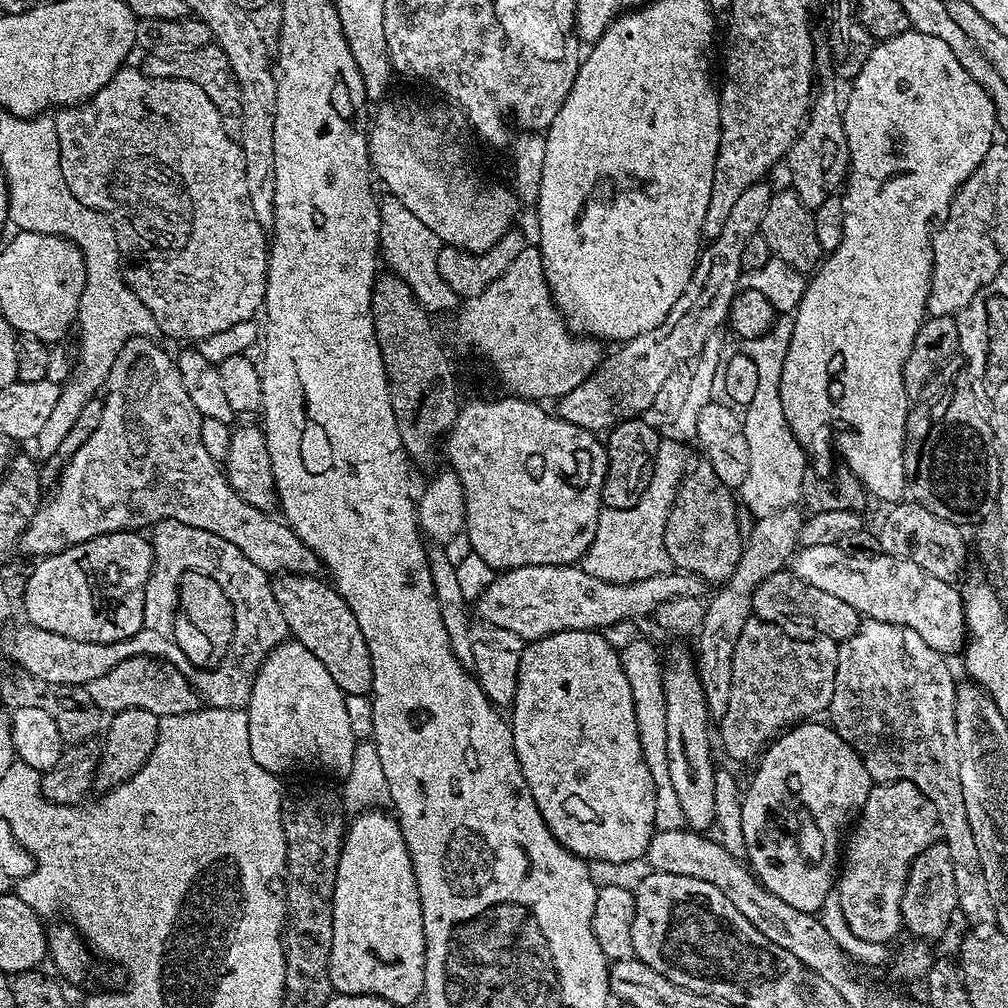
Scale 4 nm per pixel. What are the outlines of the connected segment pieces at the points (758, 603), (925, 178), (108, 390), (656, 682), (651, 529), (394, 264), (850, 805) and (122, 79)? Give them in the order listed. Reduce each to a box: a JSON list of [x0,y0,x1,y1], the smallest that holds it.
[[752,571,854,641],[780,30,997,502],[22,336,322,573],[606,622,685,830],[582,439,689,584],[379,195,458,309],[740,722,874,914],[54,66,270,342]]

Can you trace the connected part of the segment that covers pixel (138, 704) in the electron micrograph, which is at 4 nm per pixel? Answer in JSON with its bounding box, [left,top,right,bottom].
[86,654,202,716]

